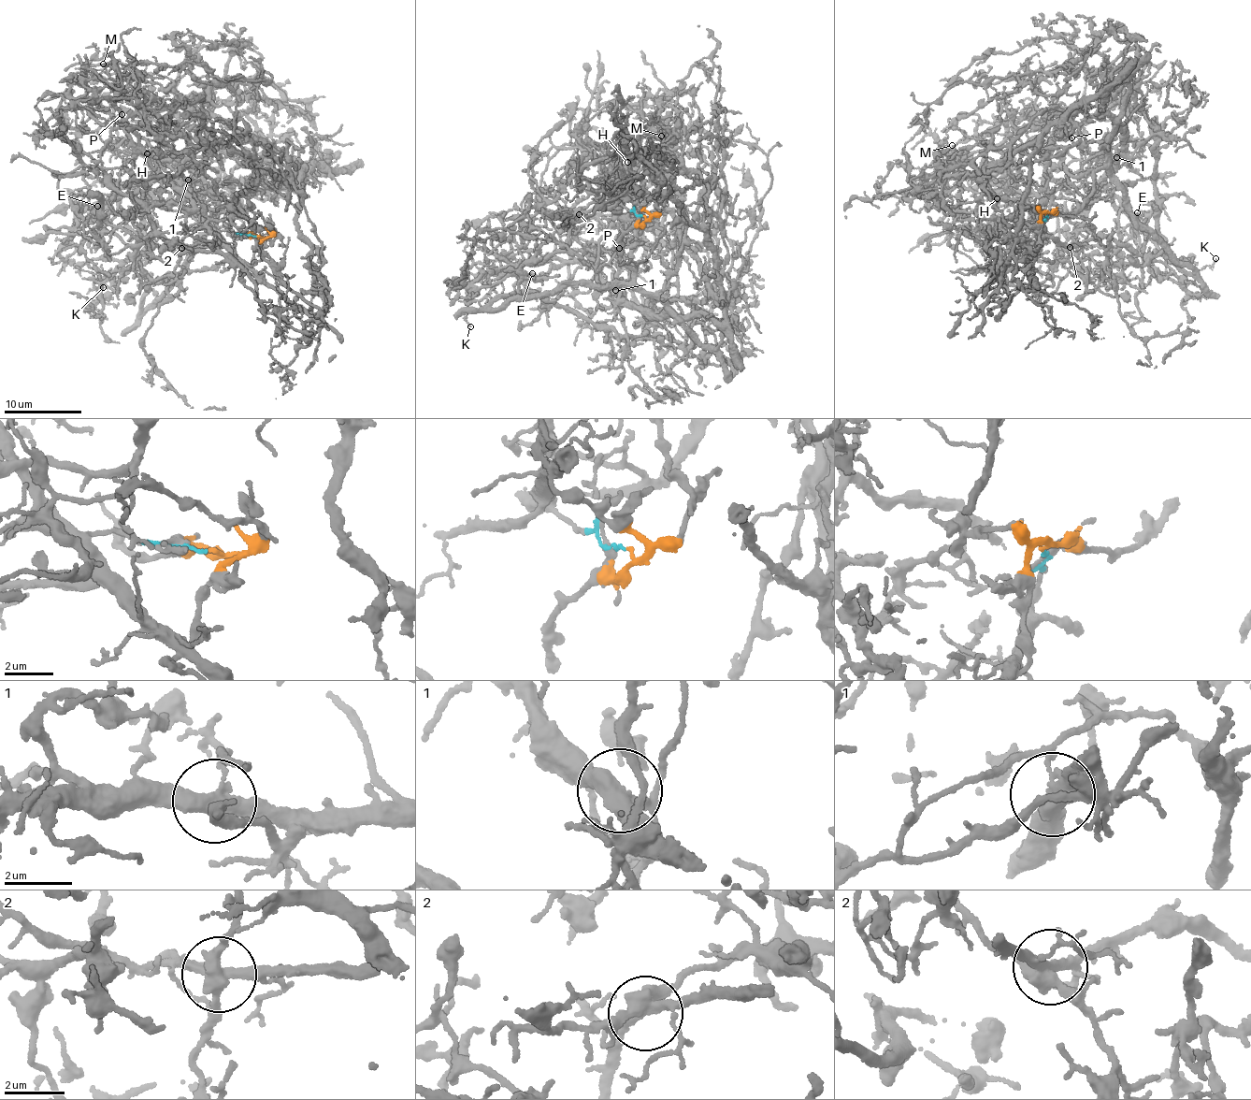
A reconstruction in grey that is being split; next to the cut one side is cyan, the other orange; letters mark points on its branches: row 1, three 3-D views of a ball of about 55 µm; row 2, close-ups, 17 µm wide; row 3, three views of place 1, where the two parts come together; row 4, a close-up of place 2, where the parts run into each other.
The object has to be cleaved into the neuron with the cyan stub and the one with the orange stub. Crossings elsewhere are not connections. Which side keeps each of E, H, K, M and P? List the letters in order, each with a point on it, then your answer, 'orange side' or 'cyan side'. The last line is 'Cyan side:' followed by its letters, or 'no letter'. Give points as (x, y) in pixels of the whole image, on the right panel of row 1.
E: place (1137, 212); orange side
H: place (997, 198); orange side
K: place (1215, 258); cyan side
M: place (952, 145); orange side
P: place (1071, 137); orange side
Cyan side: K

